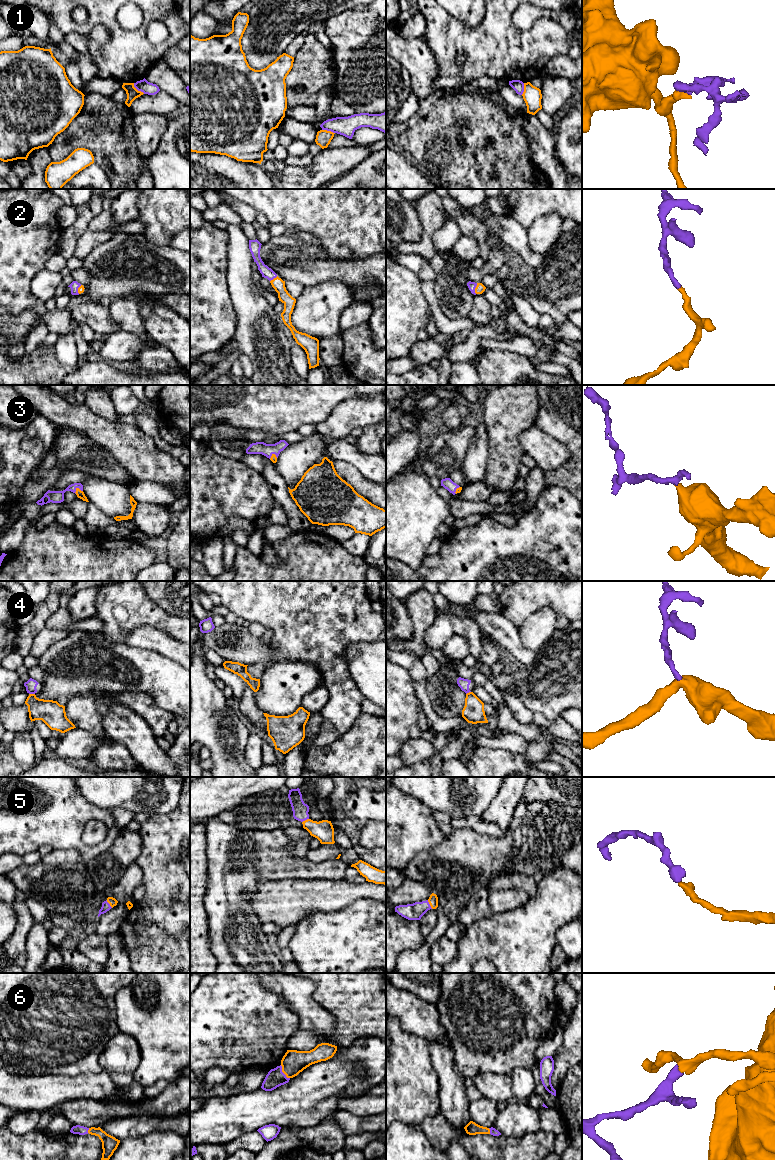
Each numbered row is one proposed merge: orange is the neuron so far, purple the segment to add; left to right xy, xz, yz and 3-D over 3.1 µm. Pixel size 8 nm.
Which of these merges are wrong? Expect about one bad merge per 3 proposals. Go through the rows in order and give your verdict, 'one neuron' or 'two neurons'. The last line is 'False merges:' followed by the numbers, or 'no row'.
1: two neurons
2: one neuron
3: one neuron
4: two neurons
5: one neuron
6: one neuron
False merges: 1, 4

